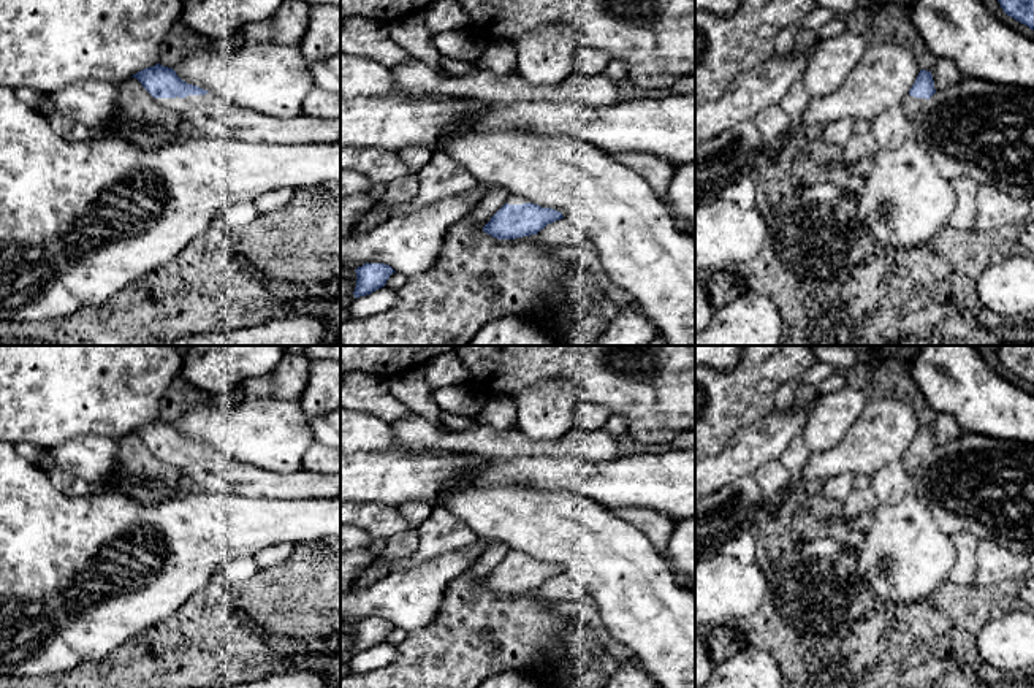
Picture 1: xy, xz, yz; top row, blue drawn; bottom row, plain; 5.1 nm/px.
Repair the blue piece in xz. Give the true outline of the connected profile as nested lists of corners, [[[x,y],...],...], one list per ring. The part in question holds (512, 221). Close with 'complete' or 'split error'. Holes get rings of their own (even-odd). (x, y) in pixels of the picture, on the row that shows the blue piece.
[[[510,193],[505,204],[483,227],[483,231],[497,239],[516,239],[537,235],[548,224],[561,219],[564,219],[562,212]]]; split error

